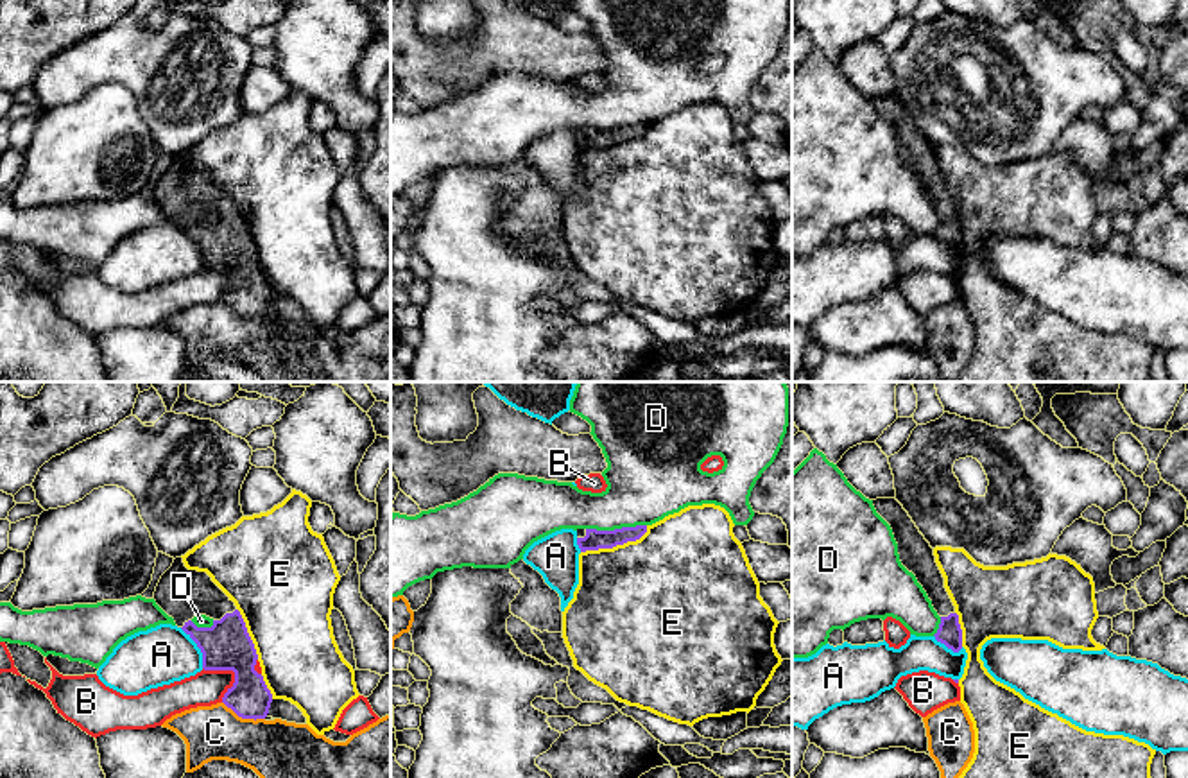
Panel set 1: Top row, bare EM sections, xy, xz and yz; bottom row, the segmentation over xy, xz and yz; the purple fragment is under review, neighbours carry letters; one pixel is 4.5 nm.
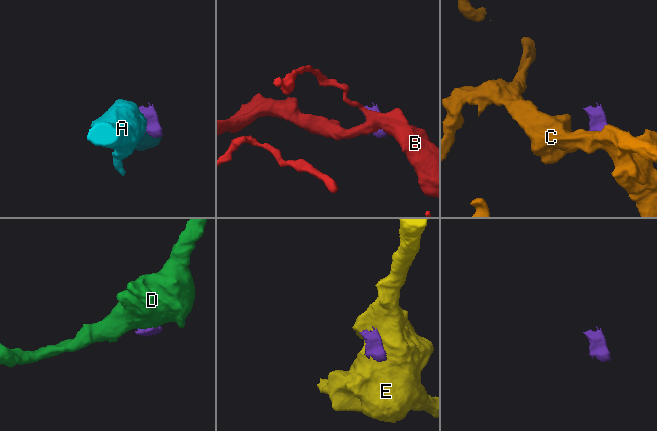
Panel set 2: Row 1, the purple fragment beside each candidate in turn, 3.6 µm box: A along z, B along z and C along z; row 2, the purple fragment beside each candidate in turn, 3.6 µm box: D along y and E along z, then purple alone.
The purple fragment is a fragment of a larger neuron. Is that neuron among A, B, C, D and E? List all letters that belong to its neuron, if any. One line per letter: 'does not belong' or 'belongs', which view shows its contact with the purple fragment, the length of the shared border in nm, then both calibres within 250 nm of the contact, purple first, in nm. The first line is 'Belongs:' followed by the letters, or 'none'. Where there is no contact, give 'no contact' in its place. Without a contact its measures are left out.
Belongs: none
A: does not belong | xy | 220 nm | 220/260 nm
B: does not belong | xy | 180 nm | 220/160 nm
C: does not belong | xy | 200 nm | 190/260 nm
D: does not belong | xz | 280 nm | 90/360 nm
E: does not belong | xz | 320 nm | 90/500 nm

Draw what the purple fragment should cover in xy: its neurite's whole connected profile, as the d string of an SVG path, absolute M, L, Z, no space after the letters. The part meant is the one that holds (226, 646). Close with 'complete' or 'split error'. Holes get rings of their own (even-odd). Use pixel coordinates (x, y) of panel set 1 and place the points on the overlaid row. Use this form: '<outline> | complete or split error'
M176 558L172 566L161 575L156 592L156 604L174 618L201 649L204 670L233 670L235 683L222 697L222 703L242 719L265 719L272 703L263 676L254 670L258 654L247 633L245 622L235 602L211 581L206 572L188 570L183 558ZM206 615L213 620L211 627L197 627L192 618Z | split error

